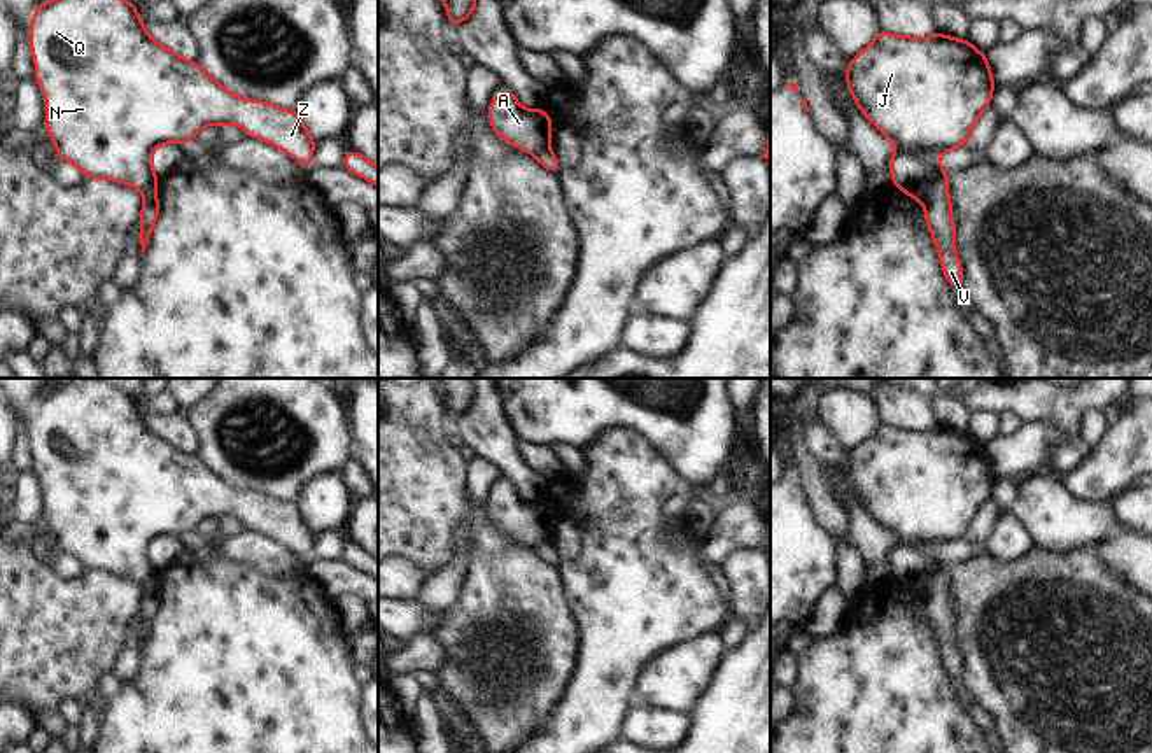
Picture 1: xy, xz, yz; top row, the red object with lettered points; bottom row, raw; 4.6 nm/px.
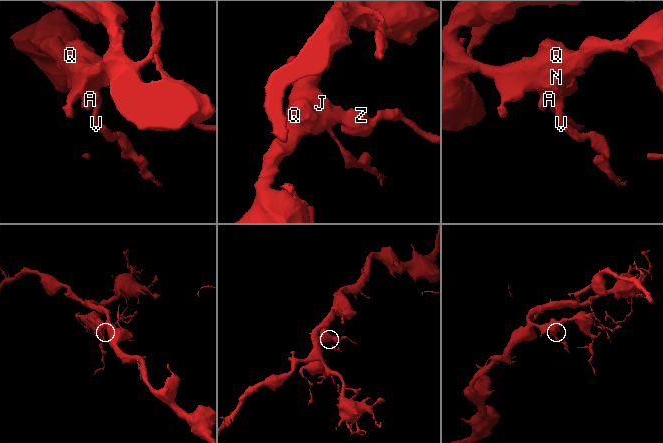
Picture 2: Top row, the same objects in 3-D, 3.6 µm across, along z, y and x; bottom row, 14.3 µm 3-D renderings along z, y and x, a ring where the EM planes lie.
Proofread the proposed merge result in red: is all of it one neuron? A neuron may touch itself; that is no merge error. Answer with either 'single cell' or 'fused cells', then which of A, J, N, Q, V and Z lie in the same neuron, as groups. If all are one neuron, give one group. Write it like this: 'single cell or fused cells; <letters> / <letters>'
fused cells; A J N Q Z / V

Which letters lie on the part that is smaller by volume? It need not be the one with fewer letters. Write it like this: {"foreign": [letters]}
{"foreign": ["V"]}

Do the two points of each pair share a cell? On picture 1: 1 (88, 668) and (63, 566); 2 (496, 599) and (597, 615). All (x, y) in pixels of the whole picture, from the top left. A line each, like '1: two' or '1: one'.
1: two
2: two

